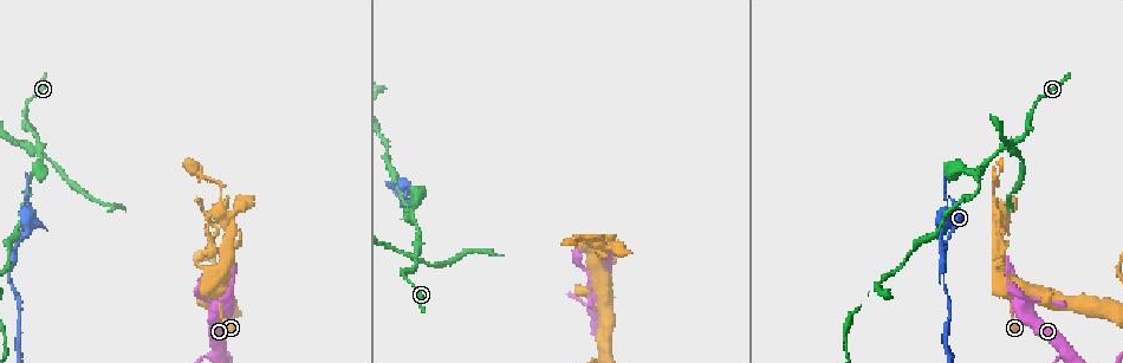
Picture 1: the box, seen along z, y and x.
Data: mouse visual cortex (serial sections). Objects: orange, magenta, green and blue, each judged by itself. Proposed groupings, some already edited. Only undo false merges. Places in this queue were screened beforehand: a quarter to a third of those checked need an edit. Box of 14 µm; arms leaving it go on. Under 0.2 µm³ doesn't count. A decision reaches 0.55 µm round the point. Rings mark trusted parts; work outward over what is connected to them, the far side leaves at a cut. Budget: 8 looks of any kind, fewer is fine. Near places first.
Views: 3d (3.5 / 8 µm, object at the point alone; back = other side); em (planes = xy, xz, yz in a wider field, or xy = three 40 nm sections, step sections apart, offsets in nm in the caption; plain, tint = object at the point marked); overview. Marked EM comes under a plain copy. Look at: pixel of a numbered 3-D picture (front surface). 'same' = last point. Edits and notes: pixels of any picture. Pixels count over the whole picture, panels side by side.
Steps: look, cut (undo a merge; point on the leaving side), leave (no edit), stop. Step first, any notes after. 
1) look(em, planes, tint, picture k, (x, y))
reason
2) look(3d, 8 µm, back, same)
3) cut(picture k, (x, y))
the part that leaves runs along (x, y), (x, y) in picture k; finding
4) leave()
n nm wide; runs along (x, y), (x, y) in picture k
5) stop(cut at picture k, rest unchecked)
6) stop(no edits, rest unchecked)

look(3d, 3.5 µm, picture 1, (213, 293))
thin neck

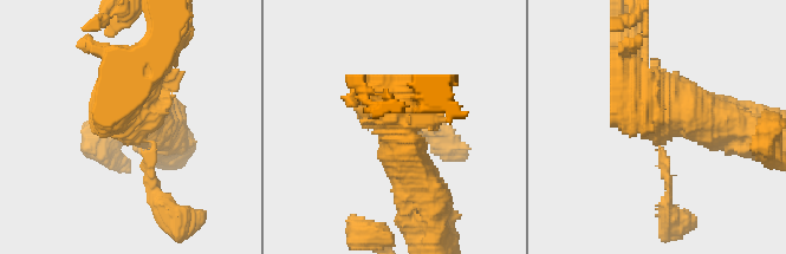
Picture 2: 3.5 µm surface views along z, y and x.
look(em, xy, step 1, tint, picture 2, (129, 117))

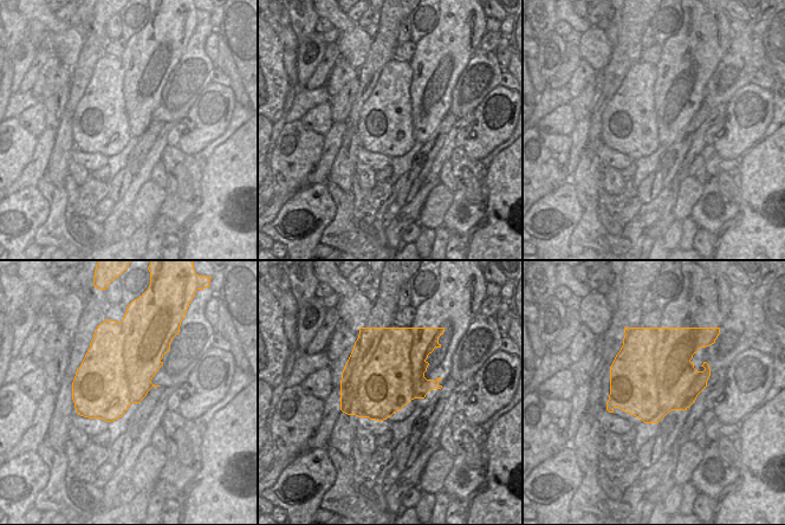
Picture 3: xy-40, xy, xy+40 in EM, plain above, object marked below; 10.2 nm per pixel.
cut(picture 2, (182, 30))
800 nm wide; the part that leaves runs along (403, 97), (433, 91), (443, 97) in picture 2; two cells meet here

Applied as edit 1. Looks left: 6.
look(3d, 3.5 µm, picture 1, (415, 255))
sharp bend

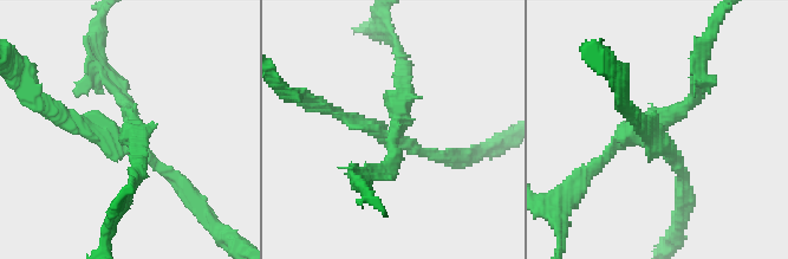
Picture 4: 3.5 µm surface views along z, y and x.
look(em, xy, step 2, tint, picture 4, (398, 129))
shape alone is not enough

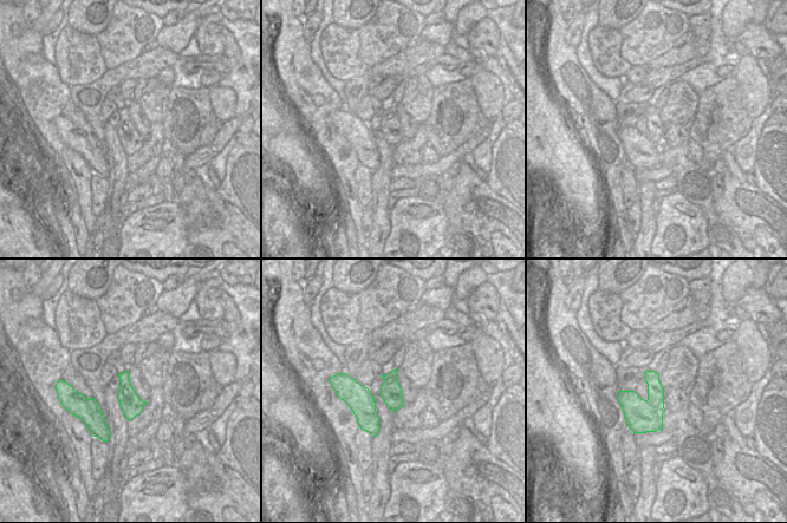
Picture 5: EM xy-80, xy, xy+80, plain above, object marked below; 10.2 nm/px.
cut(picture 4, (350, 117))
220 nm wide; the part that leaves runs along (401, 143), (434, 155), (474, 153) in picture 4; a second cell is stuck on

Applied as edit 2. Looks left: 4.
look(3d, 3.5 µm, picture 1, (16, 248))
calibre changes

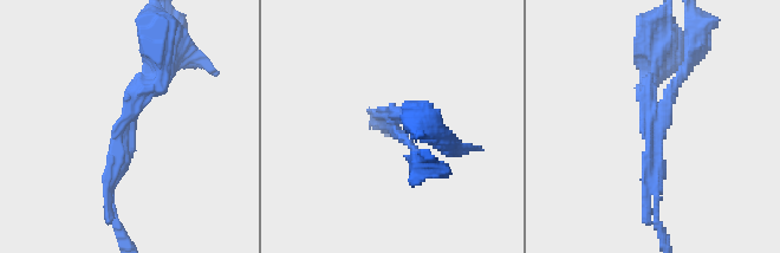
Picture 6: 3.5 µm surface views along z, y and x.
look(em, xy, step 5, tint, picture 6, (394, 131))

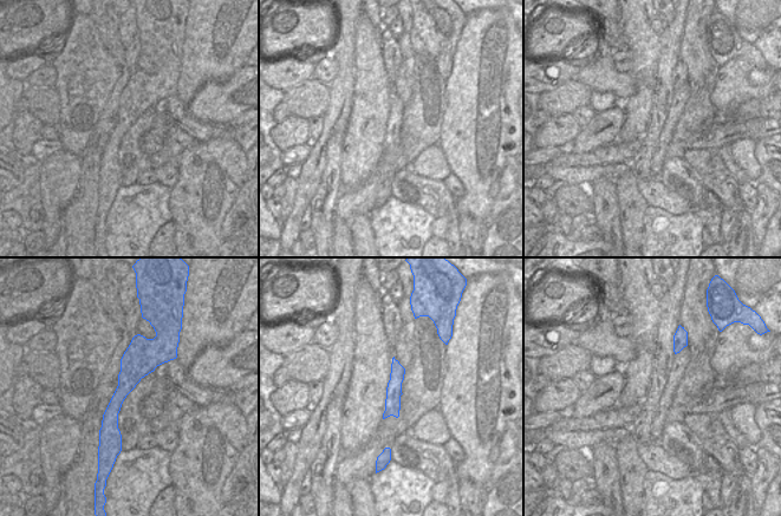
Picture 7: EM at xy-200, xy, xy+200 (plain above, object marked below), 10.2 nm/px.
cut(picture 6, (420, 122))
two cells meet here

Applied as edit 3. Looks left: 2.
stop(cut at picture 2, cut at picture 4, cut at picture 6, rest unchecked)

